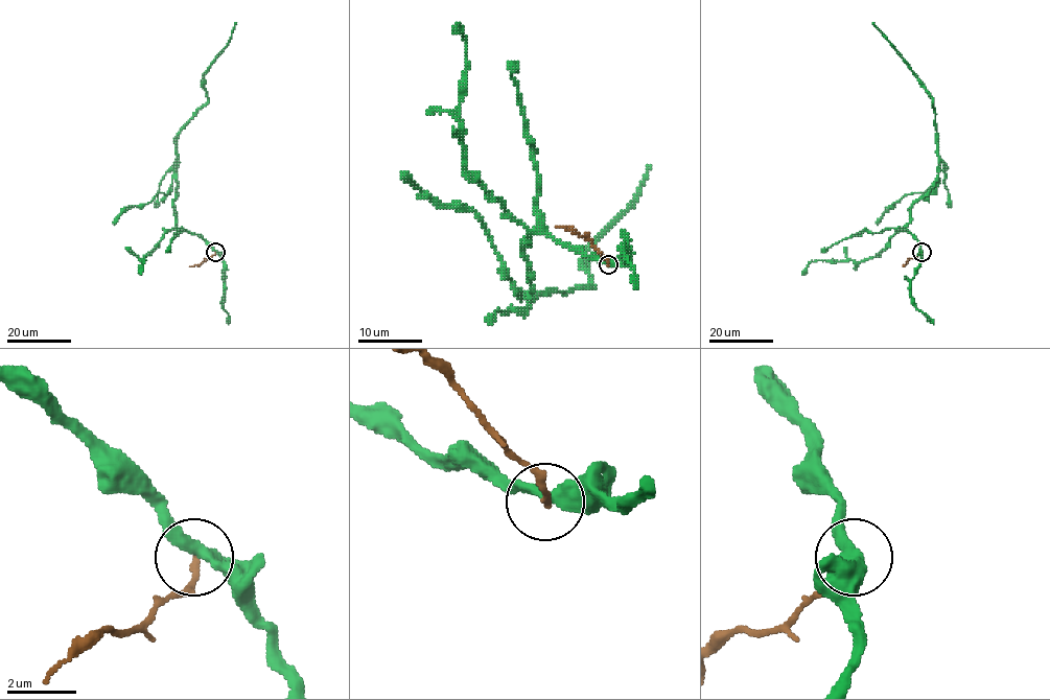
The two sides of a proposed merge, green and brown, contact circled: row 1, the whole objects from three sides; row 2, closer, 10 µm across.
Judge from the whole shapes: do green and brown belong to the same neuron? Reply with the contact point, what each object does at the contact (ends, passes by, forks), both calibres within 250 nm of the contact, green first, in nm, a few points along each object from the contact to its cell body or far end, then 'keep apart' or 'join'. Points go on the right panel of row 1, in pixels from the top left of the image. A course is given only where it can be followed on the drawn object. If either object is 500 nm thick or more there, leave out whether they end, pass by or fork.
place (922, 252); green passes by; brown ends; calibres 340 and 160 nm; course green (922, 252), (917, 241), (906, 230), (910, 220), (910, 207), (937, 176), (935, 111), (932, 96), (872, 23); course brown (922, 252), (903, 266); keep apart

